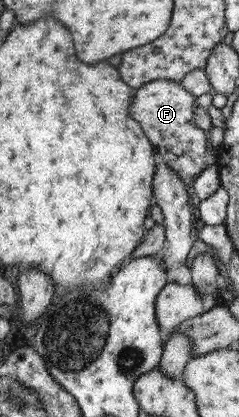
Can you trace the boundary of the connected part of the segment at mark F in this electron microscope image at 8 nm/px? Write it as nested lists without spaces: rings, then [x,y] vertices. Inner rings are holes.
[[[157,79],[134,91],[128,109],[130,116],[139,124],[151,144],[155,164],[163,163],[173,168],[185,185],[216,161],[208,144],[207,133],[193,122],[193,110],[196,106],[195,97],[178,82]]]

